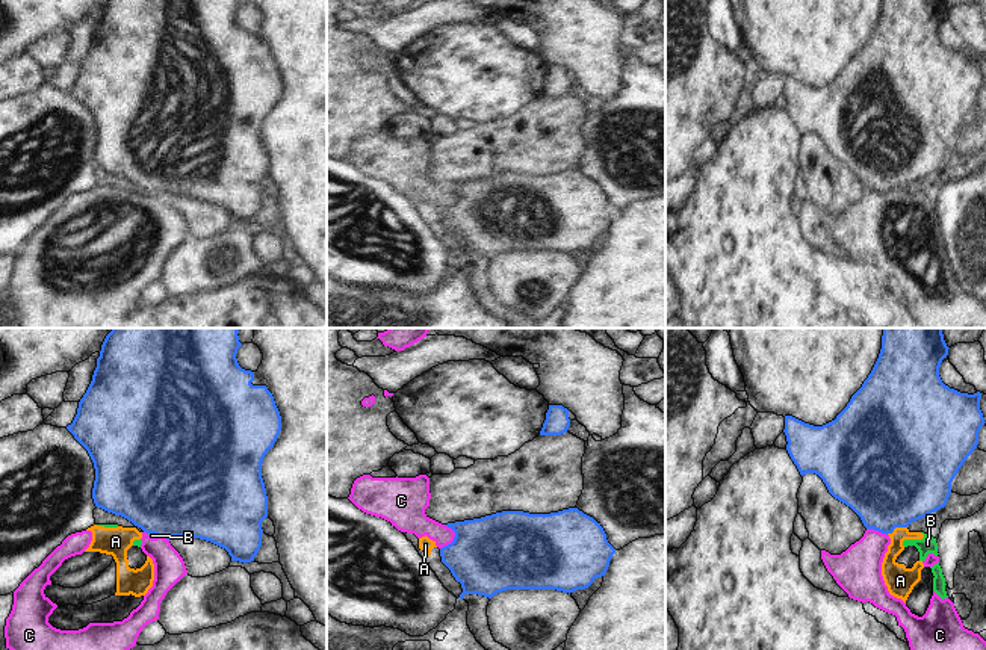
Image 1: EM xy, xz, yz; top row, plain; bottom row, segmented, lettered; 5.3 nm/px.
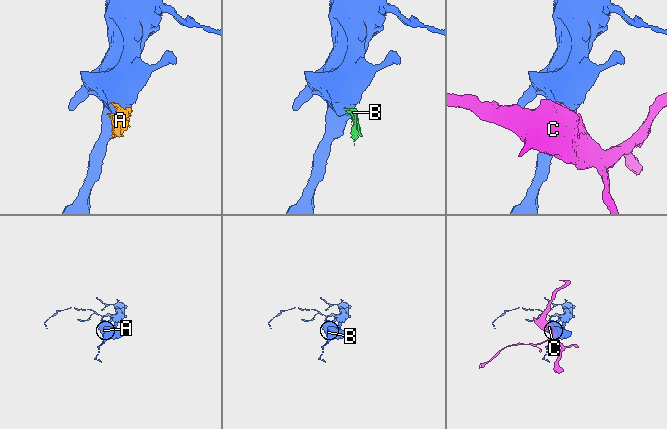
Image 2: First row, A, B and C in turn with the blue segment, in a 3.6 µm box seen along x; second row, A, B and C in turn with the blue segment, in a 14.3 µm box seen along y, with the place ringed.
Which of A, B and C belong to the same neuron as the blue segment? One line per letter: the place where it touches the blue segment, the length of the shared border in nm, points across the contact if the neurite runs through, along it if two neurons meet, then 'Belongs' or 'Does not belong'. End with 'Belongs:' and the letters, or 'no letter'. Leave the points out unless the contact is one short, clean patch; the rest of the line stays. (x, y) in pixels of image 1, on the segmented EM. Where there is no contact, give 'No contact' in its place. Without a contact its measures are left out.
A: Touches blue at yz (896, 526). Shared border 120 nm. Boundary: yz (906, 526), (897, 526), (886, 534). Does not belong
B: Touches blue at xy (153, 532). Shared border 60 nm. Boundary: xy (148, 532), (158, 535). Does not belong
C: Touches blue at xz (454, 538). Shared border 140 nm. Does not belong
Belongs: no letter.

